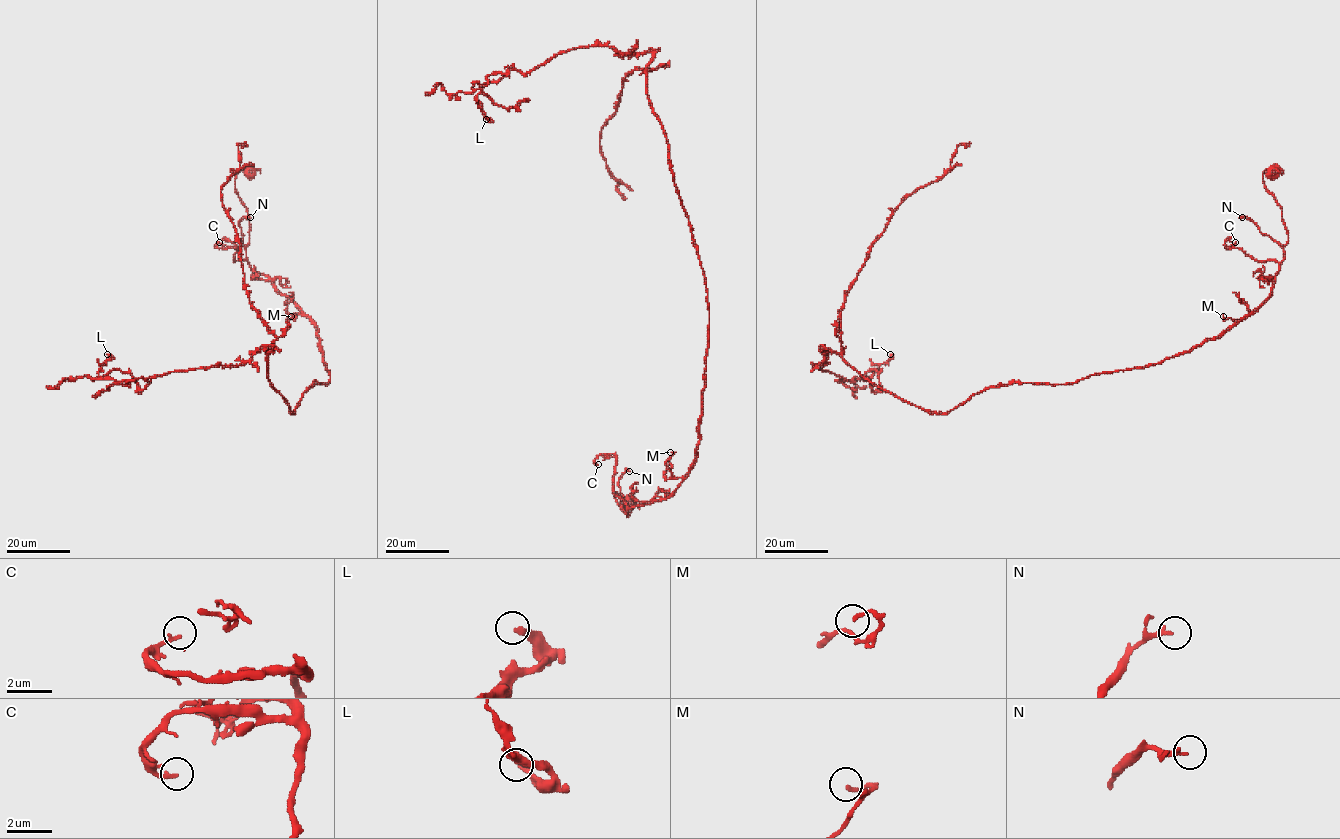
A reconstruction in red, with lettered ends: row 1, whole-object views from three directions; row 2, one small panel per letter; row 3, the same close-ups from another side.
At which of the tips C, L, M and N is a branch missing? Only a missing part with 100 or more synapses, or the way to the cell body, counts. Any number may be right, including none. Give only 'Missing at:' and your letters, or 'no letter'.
Missing at: no letter

